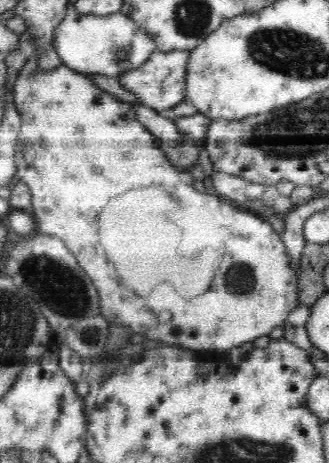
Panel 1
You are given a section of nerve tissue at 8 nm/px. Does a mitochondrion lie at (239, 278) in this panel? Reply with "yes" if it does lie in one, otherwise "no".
yes

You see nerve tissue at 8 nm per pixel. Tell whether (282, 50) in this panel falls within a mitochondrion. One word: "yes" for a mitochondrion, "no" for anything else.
yes

